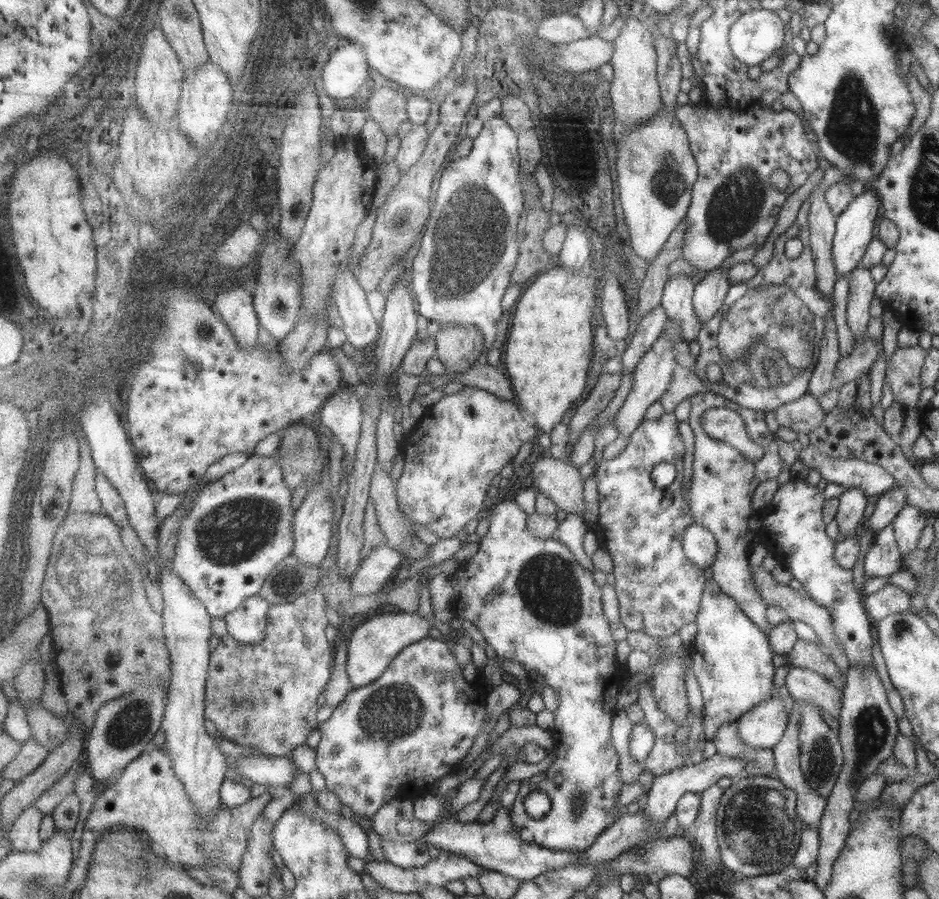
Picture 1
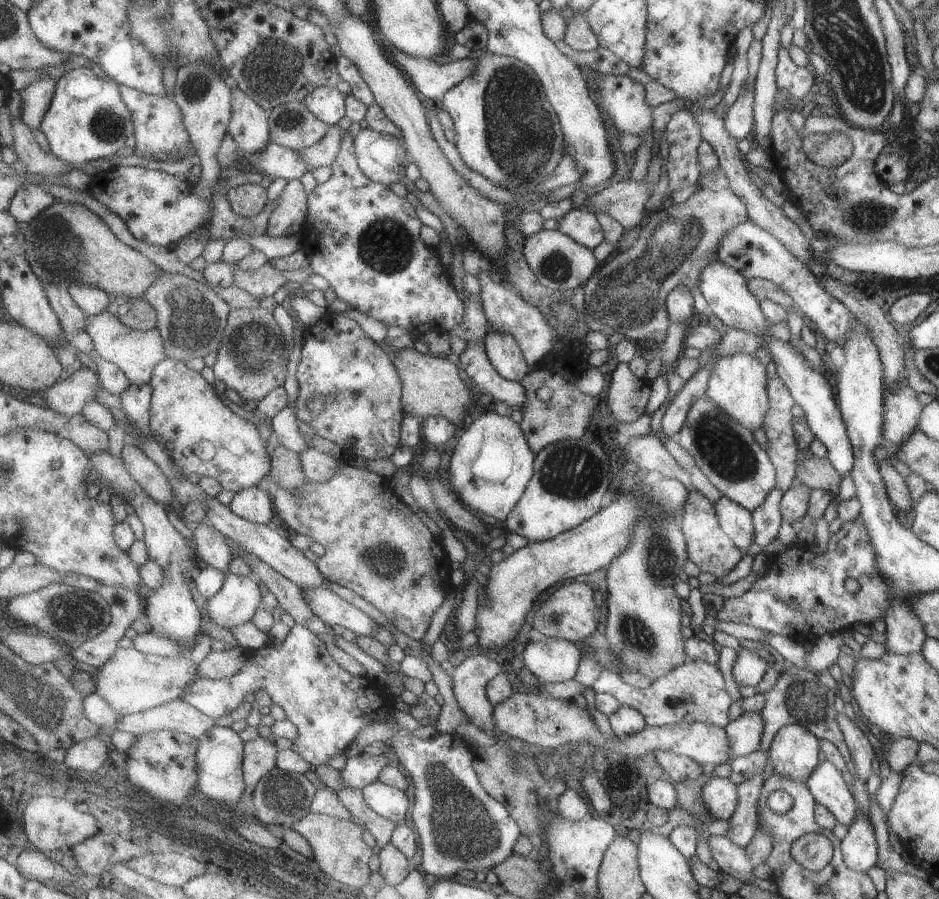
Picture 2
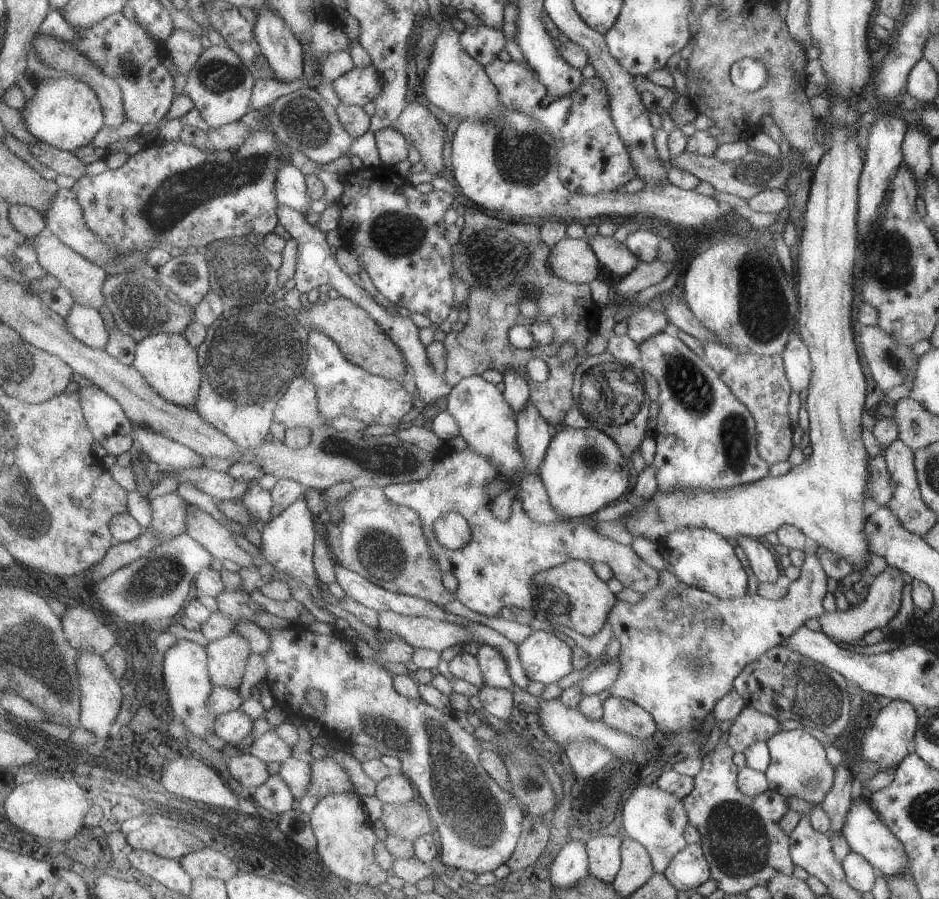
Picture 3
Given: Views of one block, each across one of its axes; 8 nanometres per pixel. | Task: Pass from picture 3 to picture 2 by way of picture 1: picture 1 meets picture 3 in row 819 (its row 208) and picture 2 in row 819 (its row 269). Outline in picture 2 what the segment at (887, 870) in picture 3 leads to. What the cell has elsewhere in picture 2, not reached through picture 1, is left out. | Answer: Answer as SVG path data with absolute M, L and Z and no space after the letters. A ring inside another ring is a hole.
M826 760L808 776L807 787L817 804L822 804L832 811L838 824L850 826L860 808L854 795L848 790L848 784L842 777L841 770Z

